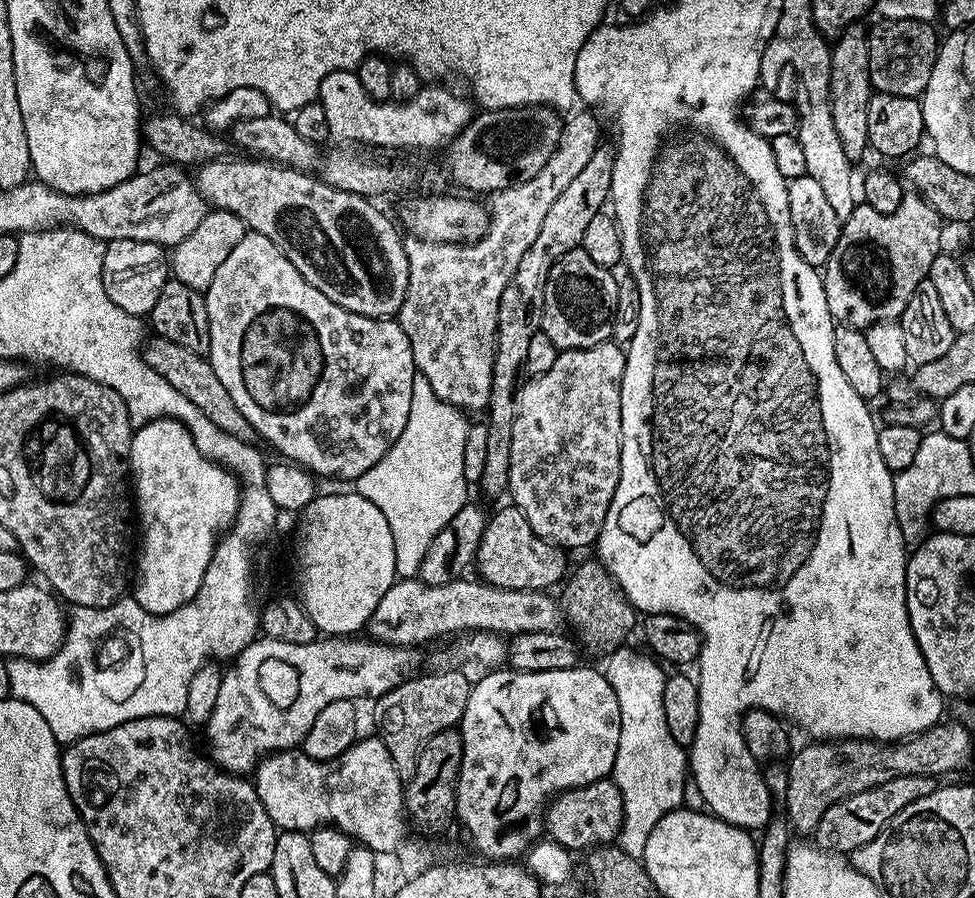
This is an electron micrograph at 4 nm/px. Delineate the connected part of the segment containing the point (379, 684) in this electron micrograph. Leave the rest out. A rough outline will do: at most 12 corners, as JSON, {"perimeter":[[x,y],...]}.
{"perimeter":[[257,638],[227,665],[211,759],[251,773],[326,706],[385,696],[415,647]]}

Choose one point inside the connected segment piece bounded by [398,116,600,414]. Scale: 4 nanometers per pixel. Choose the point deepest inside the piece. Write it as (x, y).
(450, 314)

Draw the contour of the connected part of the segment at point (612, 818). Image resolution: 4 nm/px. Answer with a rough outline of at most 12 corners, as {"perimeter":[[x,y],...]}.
{"perimeter":[[605,778],[552,797],[544,827],[579,854],[613,843],[624,804]]}

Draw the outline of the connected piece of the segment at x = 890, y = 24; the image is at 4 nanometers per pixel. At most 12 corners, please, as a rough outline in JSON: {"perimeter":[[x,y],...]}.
{"perimeter":[[931,23],[871,25],[876,92],[919,97],[934,70]]}

